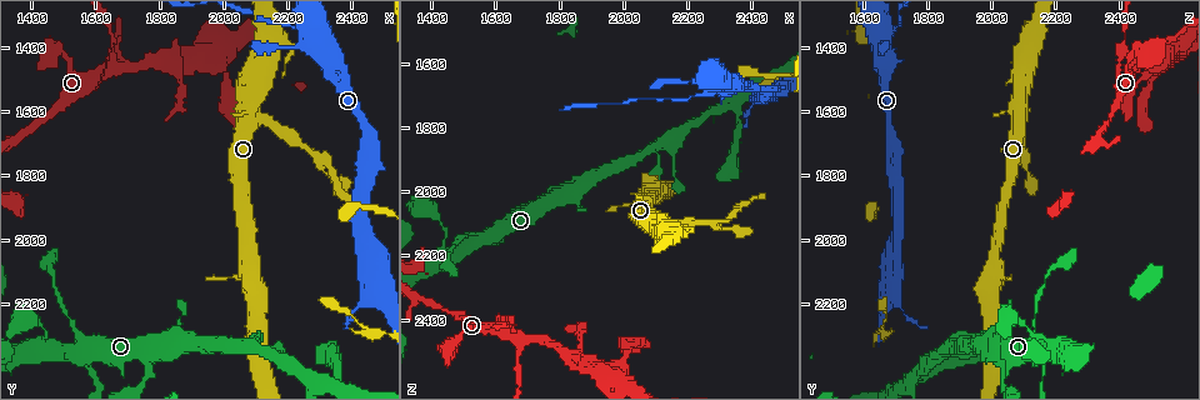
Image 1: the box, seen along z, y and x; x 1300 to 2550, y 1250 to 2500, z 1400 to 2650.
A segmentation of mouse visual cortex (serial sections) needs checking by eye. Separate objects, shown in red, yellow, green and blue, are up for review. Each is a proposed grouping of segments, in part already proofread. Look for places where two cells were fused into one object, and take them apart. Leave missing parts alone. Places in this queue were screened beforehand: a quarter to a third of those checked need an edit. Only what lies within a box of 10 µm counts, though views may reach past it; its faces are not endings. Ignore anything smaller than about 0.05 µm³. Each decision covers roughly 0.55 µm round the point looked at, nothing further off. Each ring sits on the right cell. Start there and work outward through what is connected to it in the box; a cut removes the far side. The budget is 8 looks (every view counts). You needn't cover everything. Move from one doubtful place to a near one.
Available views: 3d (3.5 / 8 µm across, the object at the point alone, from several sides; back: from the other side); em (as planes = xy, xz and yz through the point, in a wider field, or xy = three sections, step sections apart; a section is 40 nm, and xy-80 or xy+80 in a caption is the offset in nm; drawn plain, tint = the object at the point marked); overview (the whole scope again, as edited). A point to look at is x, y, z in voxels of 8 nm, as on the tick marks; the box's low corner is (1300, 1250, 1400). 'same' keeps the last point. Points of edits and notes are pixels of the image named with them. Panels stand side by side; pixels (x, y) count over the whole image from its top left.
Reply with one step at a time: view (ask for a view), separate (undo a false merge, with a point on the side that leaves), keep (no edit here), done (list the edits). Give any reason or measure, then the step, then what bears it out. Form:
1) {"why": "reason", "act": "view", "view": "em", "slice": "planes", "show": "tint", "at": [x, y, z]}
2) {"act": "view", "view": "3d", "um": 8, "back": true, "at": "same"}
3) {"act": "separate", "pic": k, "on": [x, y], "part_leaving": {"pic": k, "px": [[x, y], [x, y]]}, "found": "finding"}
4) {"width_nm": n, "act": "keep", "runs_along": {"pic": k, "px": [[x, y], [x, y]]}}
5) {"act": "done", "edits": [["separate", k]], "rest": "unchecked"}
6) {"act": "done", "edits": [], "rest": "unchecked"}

{"why": "three-way junction", "act": "view", "view": "3d", "um": 3.5, "at": [2080, 2320, 1880]}

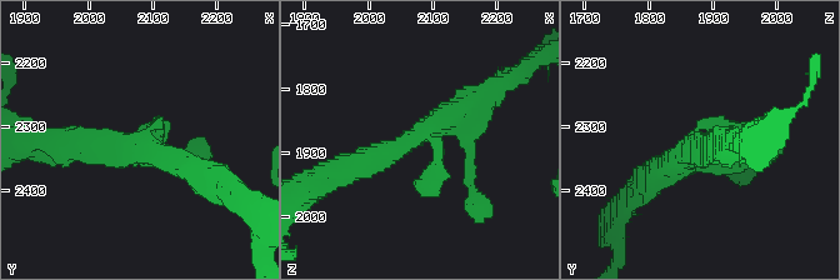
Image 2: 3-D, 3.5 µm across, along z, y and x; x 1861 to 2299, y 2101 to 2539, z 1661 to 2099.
{"act": "view", "view": "em", "slice": "xy", "step": 2, "show": "tint", "at": [2065, 2325, 1880]}

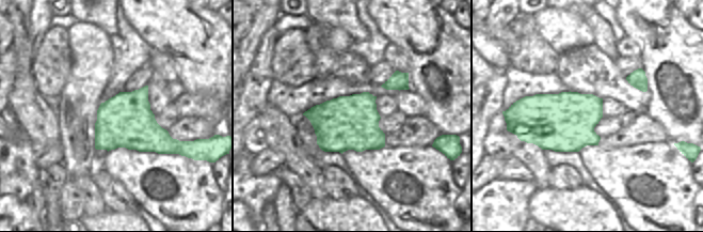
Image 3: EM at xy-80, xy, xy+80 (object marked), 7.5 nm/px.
{"act": "keep", "runs_along": {"pic": 2, "px": [[336, 173], [395, 150], [479, 100]]}, "found": "one cell here"}

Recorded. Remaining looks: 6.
{"why": "two arms in line, one across", "act": "view", "view": "3d", "um": 3.5, "at": [2260, 1340, 1690]}

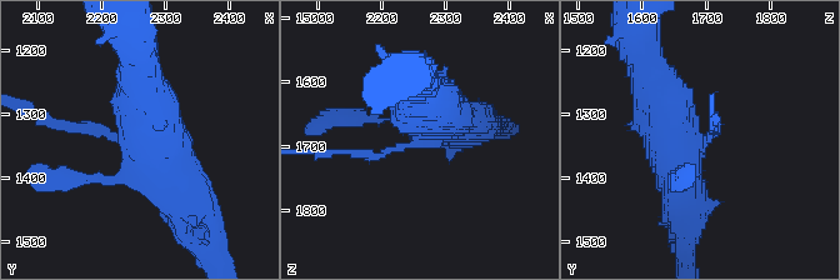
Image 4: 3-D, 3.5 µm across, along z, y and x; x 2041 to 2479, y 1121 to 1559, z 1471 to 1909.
{"why": "need the tissue", "act": "view", "view": "em", "slice": "xy", "step": 5, "show": "tint", "at": [2265, 1340, 1685]}

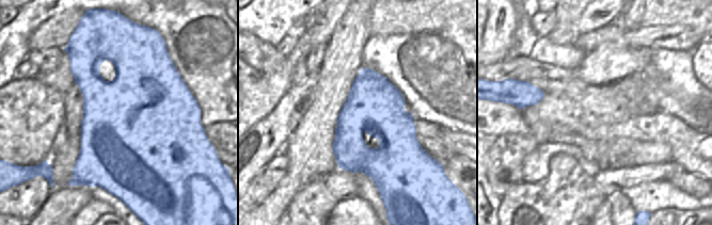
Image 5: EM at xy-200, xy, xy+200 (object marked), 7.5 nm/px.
{"act": "separate", "pic": 4, "on": [89, 130], "part_leaving": {"pic": 4, "px": [[418, 141], [379, 158], [314, 154]]}, "found": "a second cell is stuck on"}

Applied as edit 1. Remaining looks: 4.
{"why": "a fork", "act": "view", "view": "3d", "um": 8, "at": [2140, 1360, 2130]}

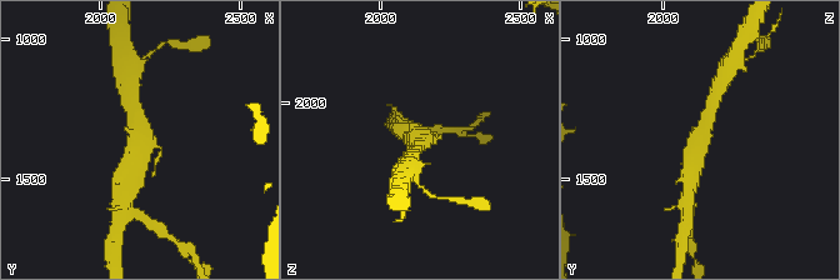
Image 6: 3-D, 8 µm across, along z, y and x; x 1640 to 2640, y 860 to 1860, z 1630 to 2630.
{"why": "closer look", "act": "view", "view": "3d", "um": 3.5, "at": "same"}

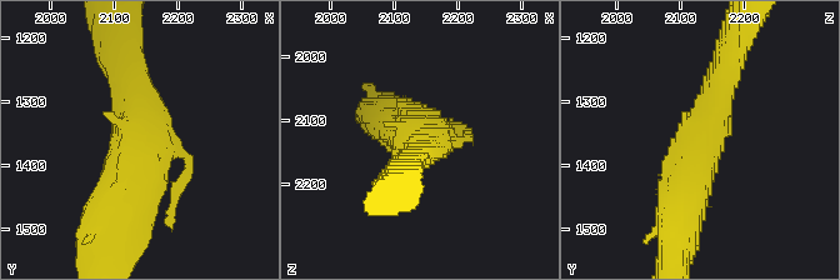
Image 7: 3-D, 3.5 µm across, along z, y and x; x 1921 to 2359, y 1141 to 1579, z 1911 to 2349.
{"act": "keep", "runs_along": {"pic": 7, "px": [[679, 216], [704, 121], [733, 71]]}, "found": "continuous, no second cell"}

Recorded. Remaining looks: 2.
{"why": "four or more arms meet", "act": "view", "view": "3d", "um": 3.5, "at": [1660, 1470, 2440]}

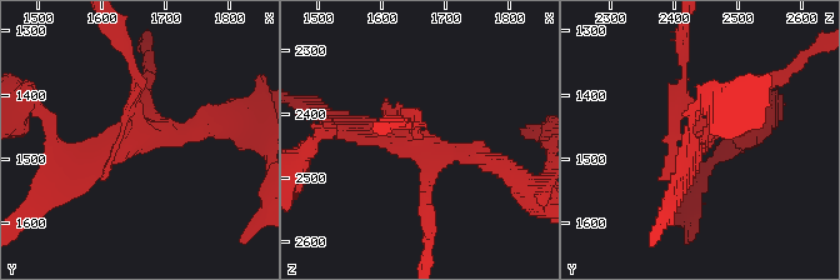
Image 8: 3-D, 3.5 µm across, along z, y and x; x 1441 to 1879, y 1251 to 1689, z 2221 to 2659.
{"arms": 4, "arm_widths_nm": [100, 150, 200, 200], "why": "shape alone is not enough", "act": "view", "view": "em", "slice": "xy", "step": 1, "show": "tint", "at": [1655, 1460, 2440]}

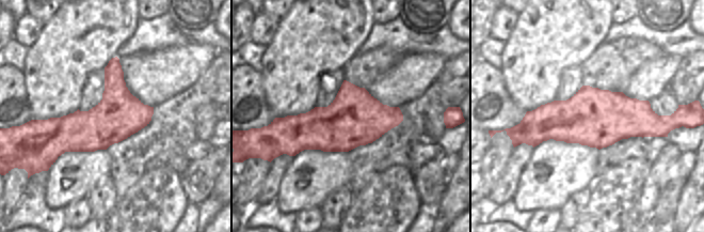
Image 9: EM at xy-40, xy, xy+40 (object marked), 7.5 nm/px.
{"width_nm": 420, "act": "separate", "pic": 8, "on": [131, 61], "part_leaving": {"pic": 8, "px": [[134, 104], [130, 50], [119, 35]]}, "found": "two cells meet here"}

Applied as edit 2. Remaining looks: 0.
{"act": "done", "edits": [["separate", 4], ["separate", 8]], "rest": "unchecked"}

